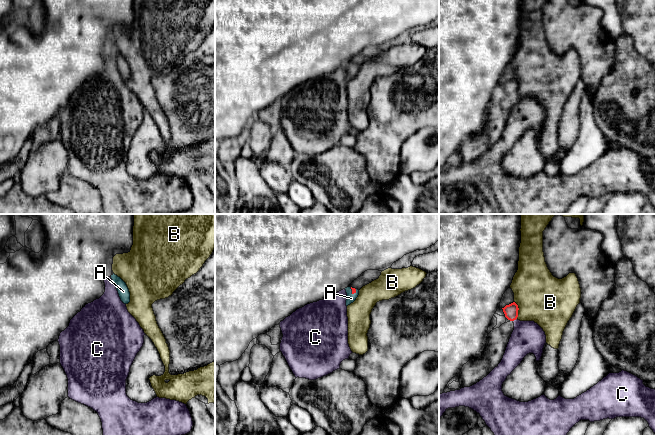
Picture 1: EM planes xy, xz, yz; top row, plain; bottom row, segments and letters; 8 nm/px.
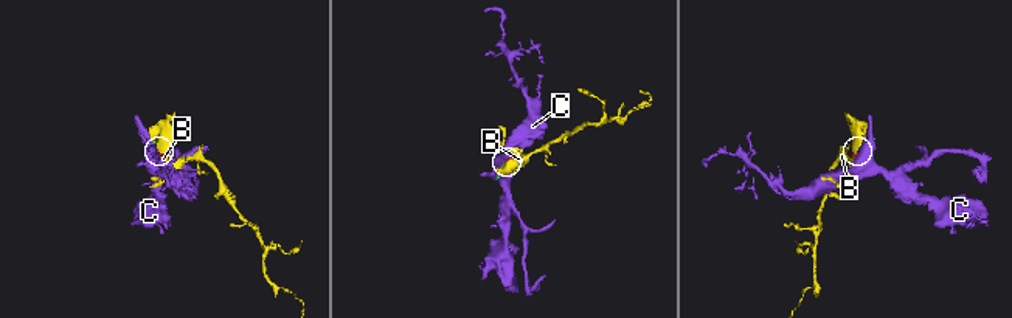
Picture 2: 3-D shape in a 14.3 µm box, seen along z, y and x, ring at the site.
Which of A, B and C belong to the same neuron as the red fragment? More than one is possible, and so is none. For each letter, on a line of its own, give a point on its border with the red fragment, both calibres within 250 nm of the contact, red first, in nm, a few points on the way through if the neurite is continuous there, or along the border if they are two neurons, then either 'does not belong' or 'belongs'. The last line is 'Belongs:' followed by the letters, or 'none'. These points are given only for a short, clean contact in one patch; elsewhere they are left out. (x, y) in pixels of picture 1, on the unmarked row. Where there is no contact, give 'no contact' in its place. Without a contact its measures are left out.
A: xz (352, 68) | 30/70 nm | across xz (353, 65), (352, 68), (351, 74) | belongs
B: yz (518, 85) | 110/400 nm | along yz (514, 77), (518, 84), (517, 94) | does not belong
C: yz (514, 95) | 110/260 nm | along yz (516, 94), (513, 97) | does not belong
Belongs: A

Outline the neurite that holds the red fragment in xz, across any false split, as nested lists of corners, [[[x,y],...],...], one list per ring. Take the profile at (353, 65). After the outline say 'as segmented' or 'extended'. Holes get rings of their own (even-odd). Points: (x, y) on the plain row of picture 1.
[[[347,63],[345,66],[347,69],[346,82],[348,82],[356,76],[359,71],[359,66],[352,63]]]; extended

